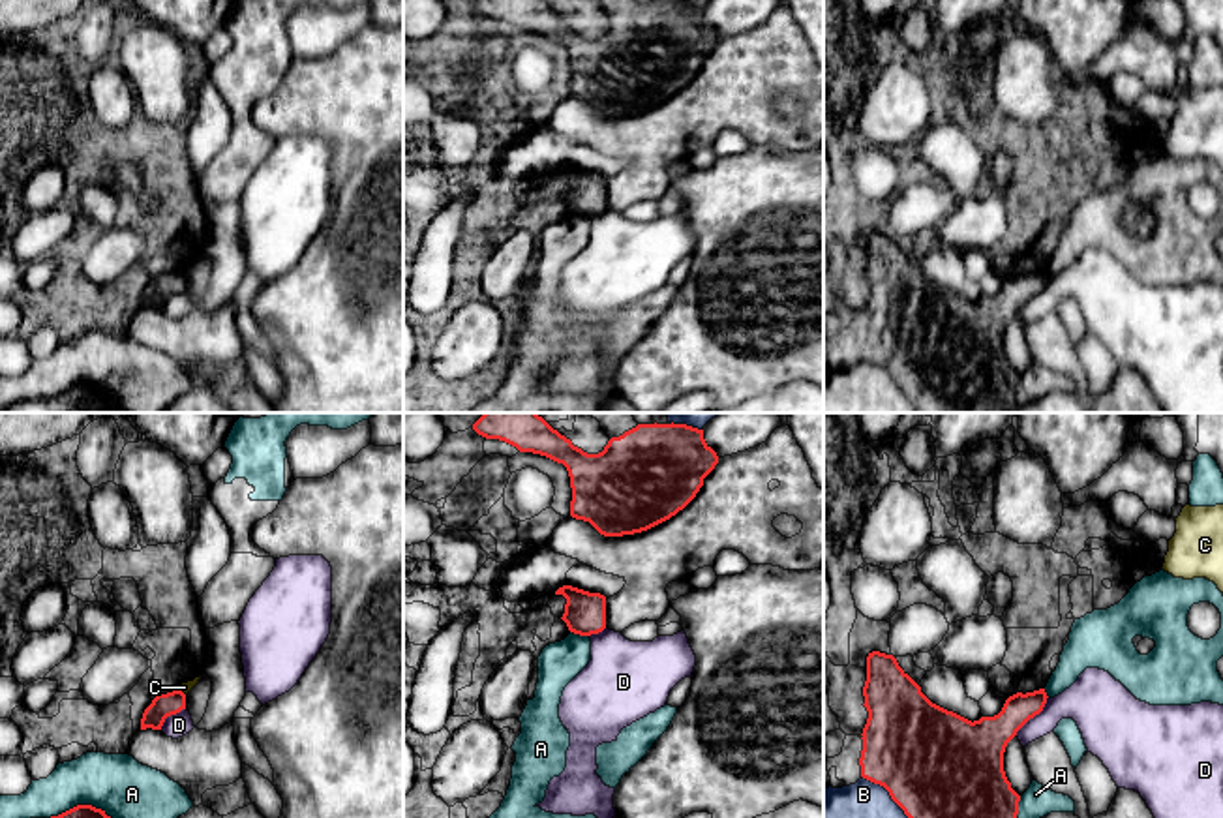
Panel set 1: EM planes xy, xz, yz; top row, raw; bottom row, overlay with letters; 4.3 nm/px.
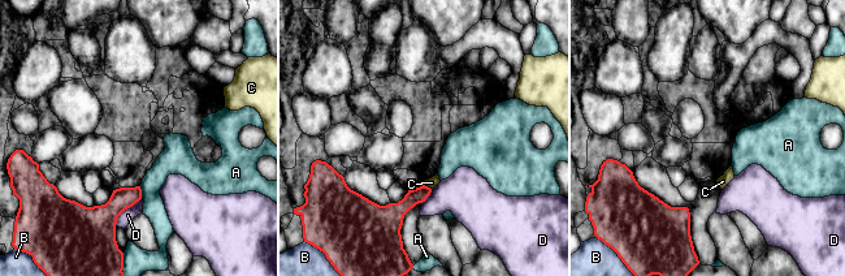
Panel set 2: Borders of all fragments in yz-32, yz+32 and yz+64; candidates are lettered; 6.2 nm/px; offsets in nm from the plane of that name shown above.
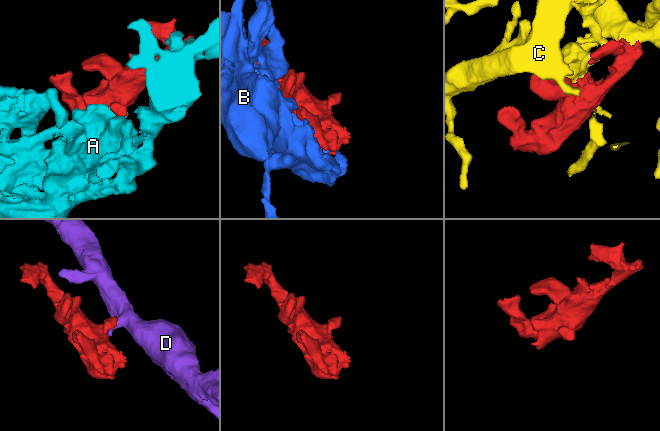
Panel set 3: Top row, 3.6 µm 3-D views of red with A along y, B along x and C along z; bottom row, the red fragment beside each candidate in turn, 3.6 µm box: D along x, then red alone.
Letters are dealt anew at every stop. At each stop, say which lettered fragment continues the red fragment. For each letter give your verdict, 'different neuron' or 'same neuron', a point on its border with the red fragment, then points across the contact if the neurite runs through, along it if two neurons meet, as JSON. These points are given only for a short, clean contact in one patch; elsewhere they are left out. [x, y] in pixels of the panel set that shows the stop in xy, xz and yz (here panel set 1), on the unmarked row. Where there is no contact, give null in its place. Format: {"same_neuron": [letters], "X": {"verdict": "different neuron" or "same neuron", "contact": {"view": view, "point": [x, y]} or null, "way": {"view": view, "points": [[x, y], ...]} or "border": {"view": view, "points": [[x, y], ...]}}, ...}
{"same_neuron": [], "A": {"verdict": "different neuron", "contact": {"view": "xy", "point": [87, 385]}}, "B": {"verdict": "different neuron", "contact": {"view": "yz", "point": [891, 378]}}, "C": {"verdict": "different neuron", "contact": {"view": "xy", "point": [182, 272]}, "border": {"view": "xy", "points": [[179, 269], [184, 274]]}}, "D": {"verdict": "different neuron", "contact": {"view": "yz", "point": [1034, 295]}, "border": {"view": "yz", "points": [[1047, 276], [1041, 289], [1015, 314]]}}}

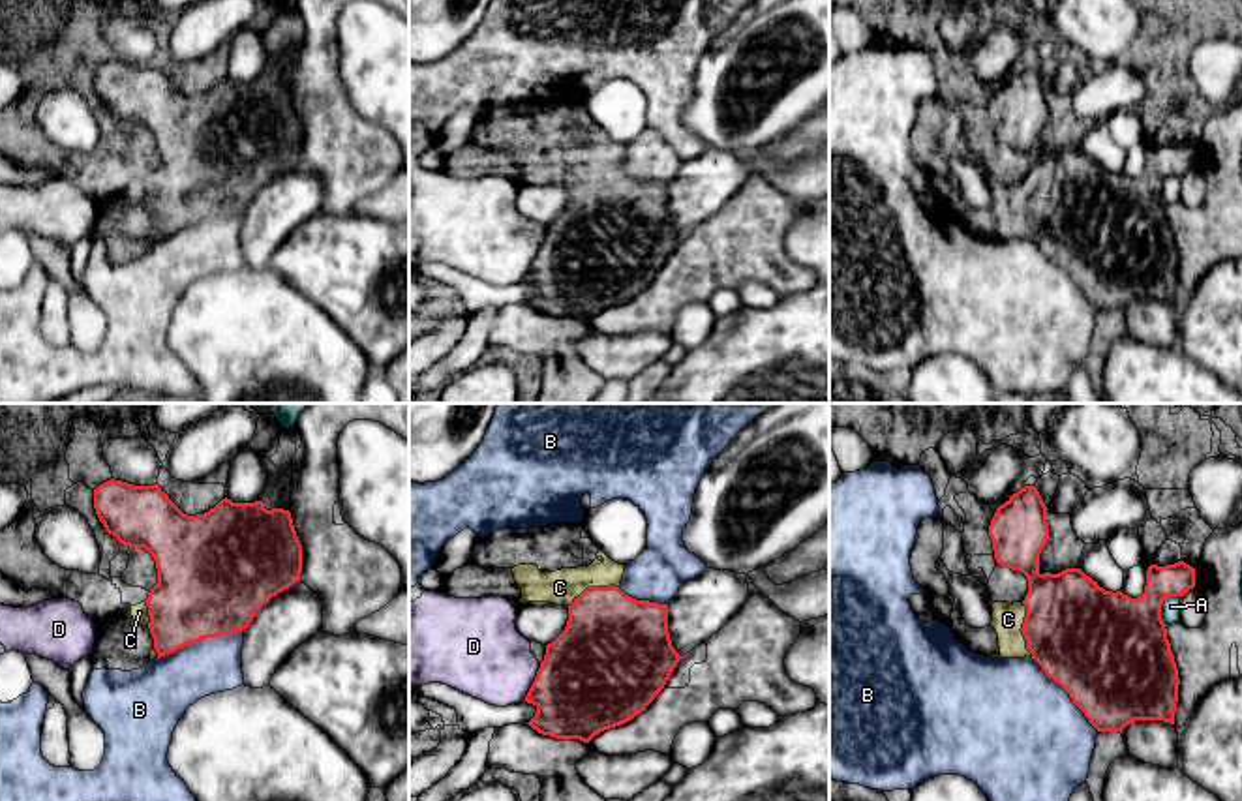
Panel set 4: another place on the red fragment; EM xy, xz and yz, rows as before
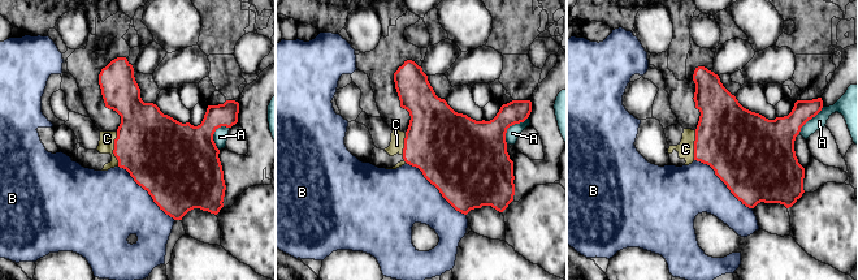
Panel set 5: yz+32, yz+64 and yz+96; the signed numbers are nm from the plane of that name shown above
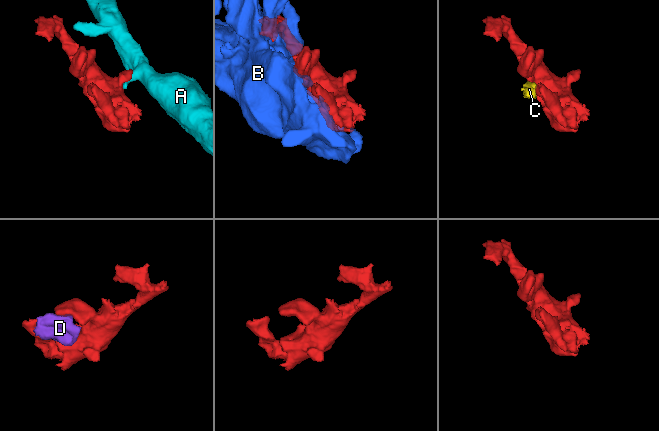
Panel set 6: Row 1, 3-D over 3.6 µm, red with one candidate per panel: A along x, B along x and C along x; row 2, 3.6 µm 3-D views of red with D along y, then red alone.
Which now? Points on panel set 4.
{"same_neuron": ["C"], "A": {"verdict": "different neuron", "contact": {"view": "yz", "point": [1160, 186]}, "border": {"view": "yz", "points": [[1179, 175], [1169, 175], [1162, 184], [1162, 201], [1166, 205]]}}, "B": {"verdict": "different neuron", "contact": {"view": "xy", "point": [199, 220]}}, "C": {"verdict": "same neuron", "contact": {"view": "yz", "point": [1021, 209]}, "way": {"view": "yz", "points": [[1079, 214], [1021, 209], [1008, 199]]}}, "D": {"verdict": "different neuron", "contact": {"view": "xz", "point": [533, 261]}}}

